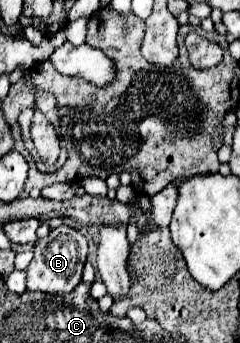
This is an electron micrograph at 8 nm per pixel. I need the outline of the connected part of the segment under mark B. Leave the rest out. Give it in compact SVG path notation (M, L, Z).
M57 226L49 236L37 240L33 260L27 266L27 290L43 290L49 294L67 294L81 282L81 272L87 256L87 240L81 232L69 226Z

